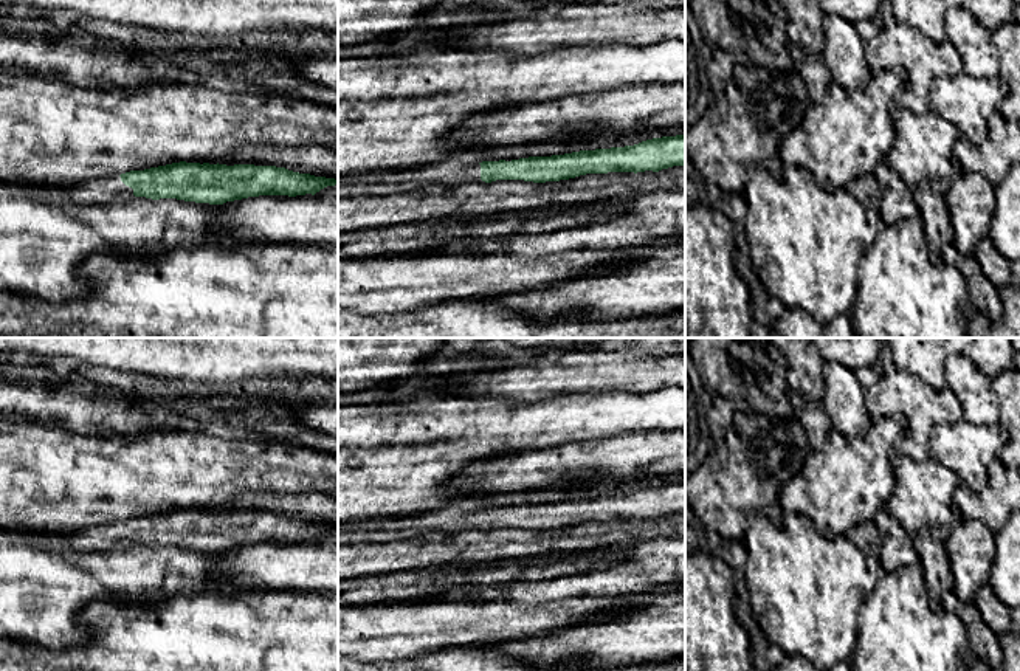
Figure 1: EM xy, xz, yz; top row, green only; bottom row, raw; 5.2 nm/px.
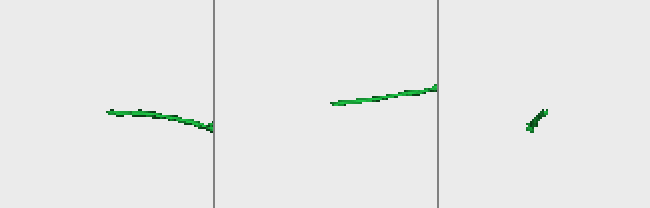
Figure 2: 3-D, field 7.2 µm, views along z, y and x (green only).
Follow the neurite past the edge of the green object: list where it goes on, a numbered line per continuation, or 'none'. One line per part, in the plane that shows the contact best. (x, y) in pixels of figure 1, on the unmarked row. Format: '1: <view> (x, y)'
1: xy (109, 536)

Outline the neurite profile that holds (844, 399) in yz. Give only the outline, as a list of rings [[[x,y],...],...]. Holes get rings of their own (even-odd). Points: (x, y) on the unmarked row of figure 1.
[[[823,363],[822,404],[832,422],[832,428],[849,442],[863,437],[873,418],[865,403],[865,387],[854,370],[840,363]]]

